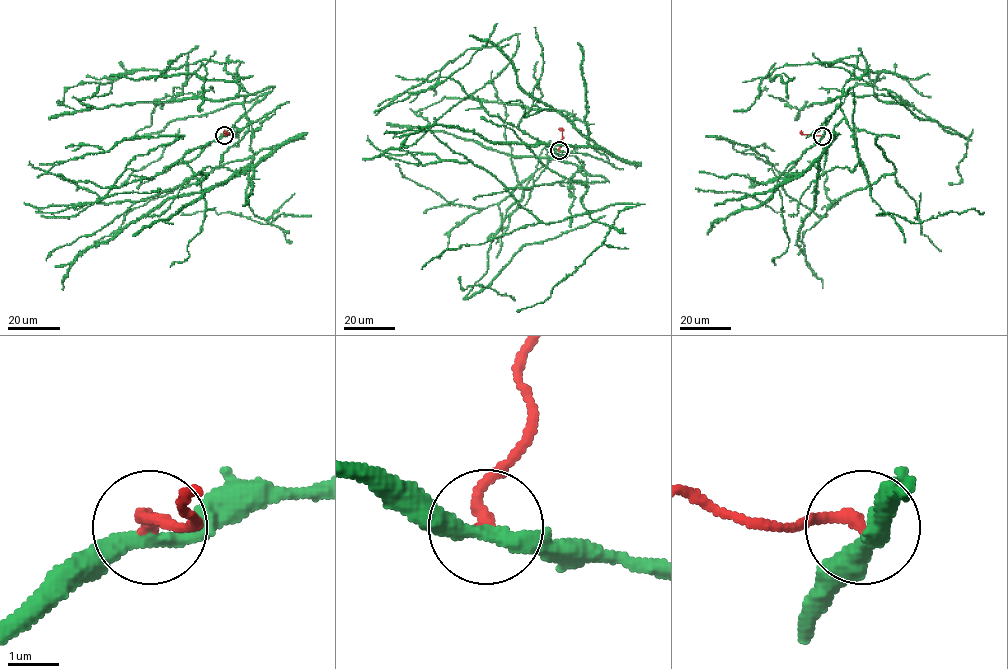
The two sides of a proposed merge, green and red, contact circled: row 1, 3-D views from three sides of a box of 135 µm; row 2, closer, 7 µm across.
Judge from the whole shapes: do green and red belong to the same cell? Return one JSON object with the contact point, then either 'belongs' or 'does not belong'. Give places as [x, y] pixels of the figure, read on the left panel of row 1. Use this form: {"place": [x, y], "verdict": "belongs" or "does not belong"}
{"place": [224, 135], "verdict": "does not belong"}

